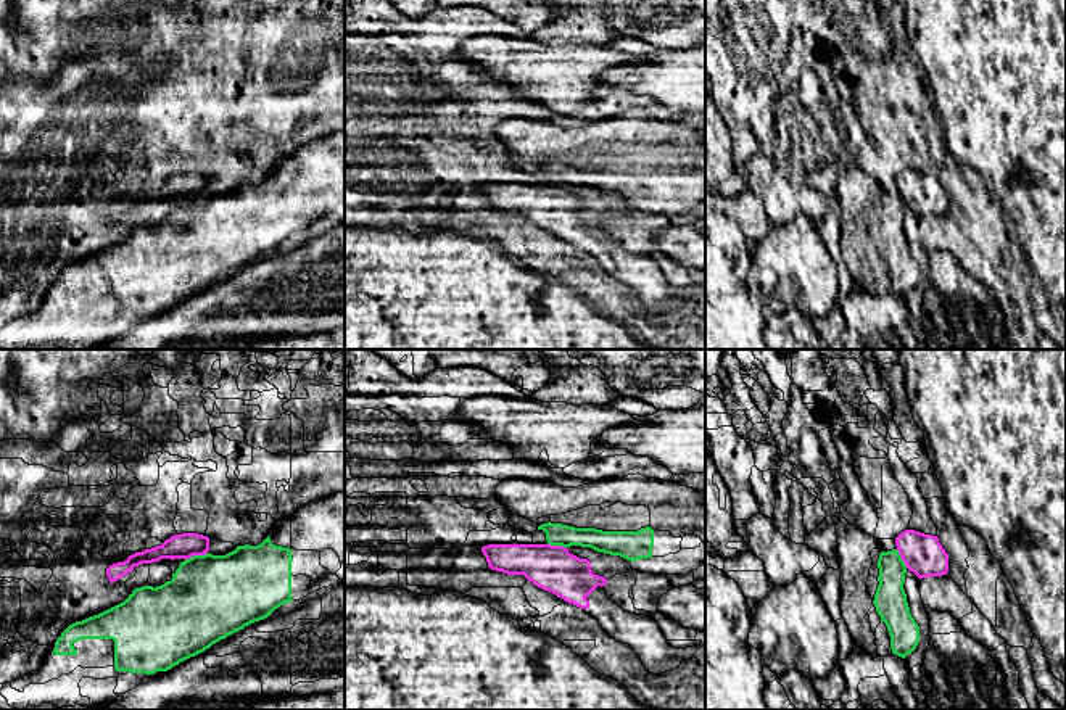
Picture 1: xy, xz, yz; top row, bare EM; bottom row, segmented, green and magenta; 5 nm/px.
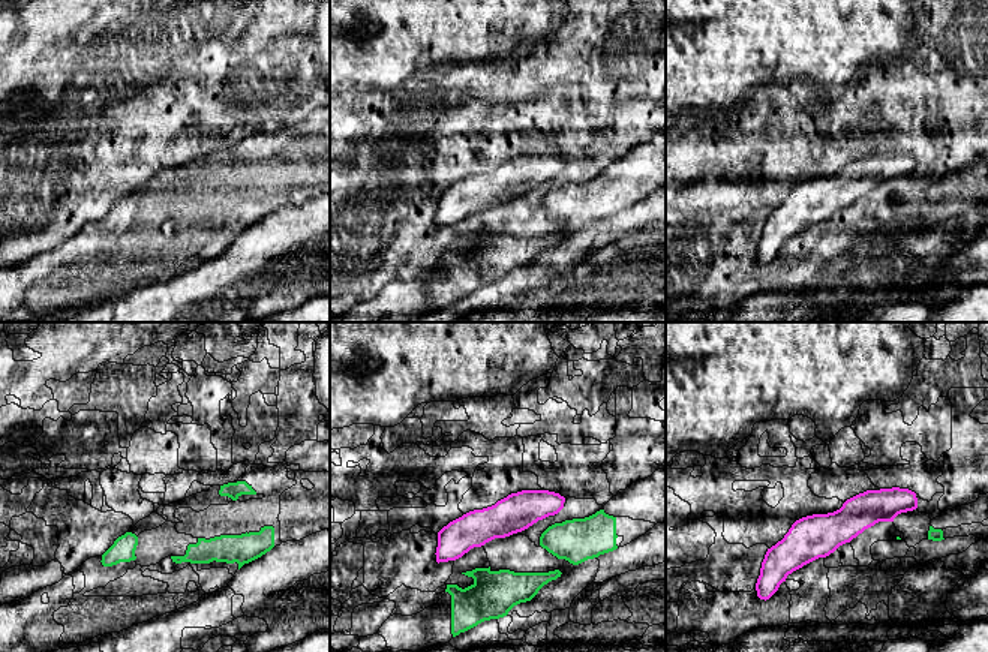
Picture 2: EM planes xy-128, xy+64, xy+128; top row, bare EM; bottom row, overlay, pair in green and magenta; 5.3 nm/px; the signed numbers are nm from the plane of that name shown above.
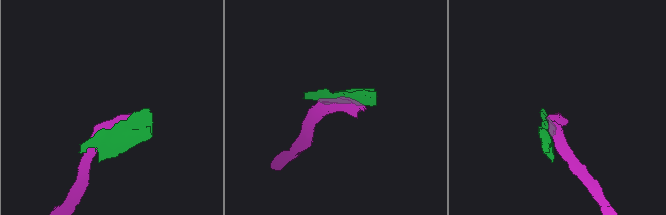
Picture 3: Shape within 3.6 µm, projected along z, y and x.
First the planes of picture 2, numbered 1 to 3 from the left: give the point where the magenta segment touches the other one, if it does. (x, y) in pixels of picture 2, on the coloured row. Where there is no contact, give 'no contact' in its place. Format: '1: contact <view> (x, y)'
1: no contact
2: no contact
3: no contact

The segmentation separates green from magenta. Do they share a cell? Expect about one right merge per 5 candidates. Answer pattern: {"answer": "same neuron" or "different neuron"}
{"answer": "different neuron"}

